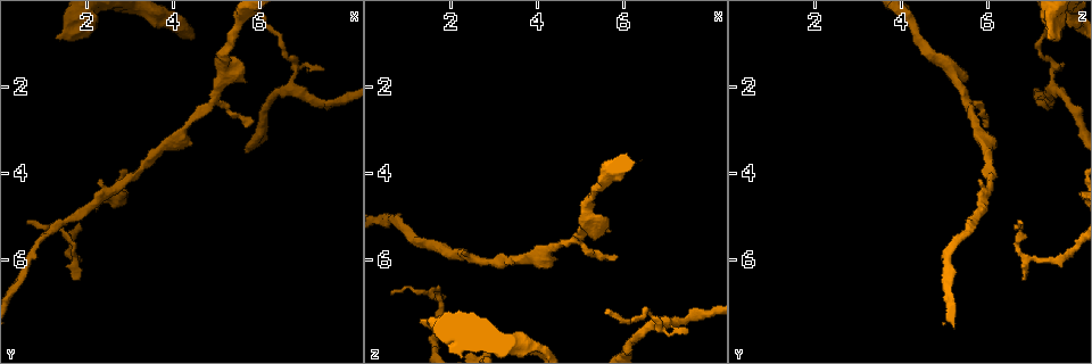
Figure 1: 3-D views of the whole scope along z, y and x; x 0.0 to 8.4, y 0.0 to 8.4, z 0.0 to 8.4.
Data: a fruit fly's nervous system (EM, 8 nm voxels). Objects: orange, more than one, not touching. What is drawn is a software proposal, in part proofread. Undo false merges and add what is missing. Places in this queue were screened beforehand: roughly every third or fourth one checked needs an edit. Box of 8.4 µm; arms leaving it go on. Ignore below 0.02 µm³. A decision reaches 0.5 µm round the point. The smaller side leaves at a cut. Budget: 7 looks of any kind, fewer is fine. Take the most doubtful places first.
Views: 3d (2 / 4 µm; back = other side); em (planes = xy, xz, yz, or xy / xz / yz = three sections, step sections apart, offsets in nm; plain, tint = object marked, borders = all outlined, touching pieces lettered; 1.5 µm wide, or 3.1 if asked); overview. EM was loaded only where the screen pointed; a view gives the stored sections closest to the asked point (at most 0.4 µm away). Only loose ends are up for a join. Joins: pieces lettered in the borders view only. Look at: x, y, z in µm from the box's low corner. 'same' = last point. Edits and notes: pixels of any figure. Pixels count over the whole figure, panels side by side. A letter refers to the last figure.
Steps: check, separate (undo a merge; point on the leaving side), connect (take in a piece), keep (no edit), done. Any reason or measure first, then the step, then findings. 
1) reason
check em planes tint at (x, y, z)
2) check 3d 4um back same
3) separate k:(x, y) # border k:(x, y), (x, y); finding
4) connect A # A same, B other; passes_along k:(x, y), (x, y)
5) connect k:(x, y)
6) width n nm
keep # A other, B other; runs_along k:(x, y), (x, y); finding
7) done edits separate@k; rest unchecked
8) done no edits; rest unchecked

an open end
check 3d 4um back at (1.30, 0.85, 7.45)

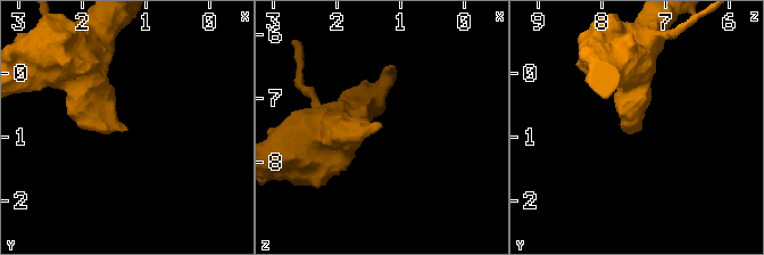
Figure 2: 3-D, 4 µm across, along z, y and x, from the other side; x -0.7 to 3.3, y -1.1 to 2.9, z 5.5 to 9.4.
check em planes borders at (1.35, 0.90, 7.40)

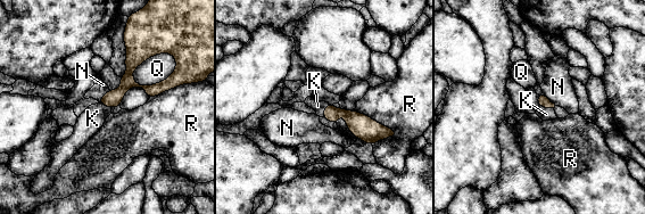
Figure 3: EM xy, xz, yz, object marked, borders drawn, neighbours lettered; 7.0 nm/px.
connect K # K same, N other, Q other, R other; it goes on there

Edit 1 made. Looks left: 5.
an open end
check em yz step 8 borders at (7.45, 1.65, 7.65)

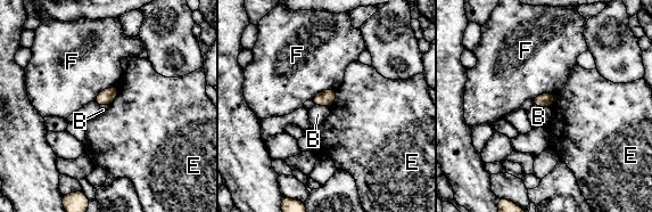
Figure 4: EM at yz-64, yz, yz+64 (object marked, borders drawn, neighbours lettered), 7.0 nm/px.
keep # B other, E other, F other; no lettered piece goes on from it

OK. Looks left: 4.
free end
check em planes plain at (1.75, 6.45, 6.80)

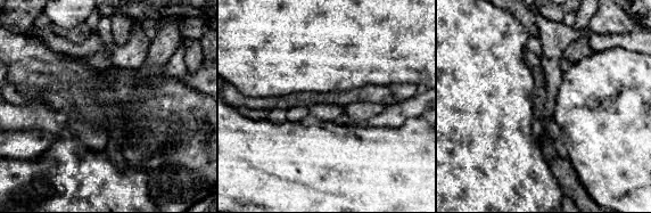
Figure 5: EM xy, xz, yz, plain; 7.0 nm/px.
check em planes borders same

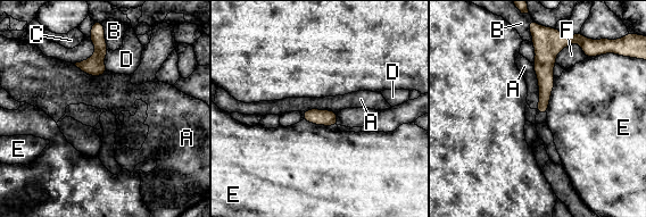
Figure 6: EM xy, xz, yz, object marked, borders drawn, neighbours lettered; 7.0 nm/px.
longest_contact A 320 nm
keep # A other, B other, C other, D other, E other, F other; none of them fits

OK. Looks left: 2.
done edits connect@3; rest unchecked

